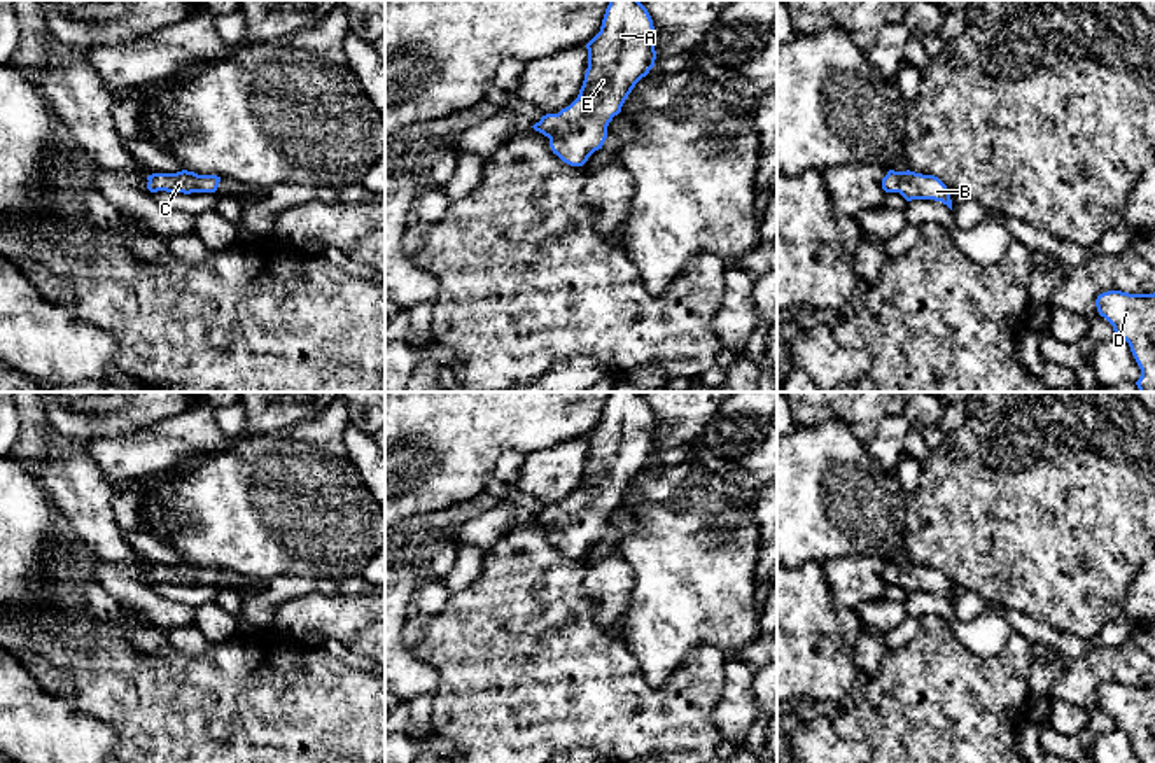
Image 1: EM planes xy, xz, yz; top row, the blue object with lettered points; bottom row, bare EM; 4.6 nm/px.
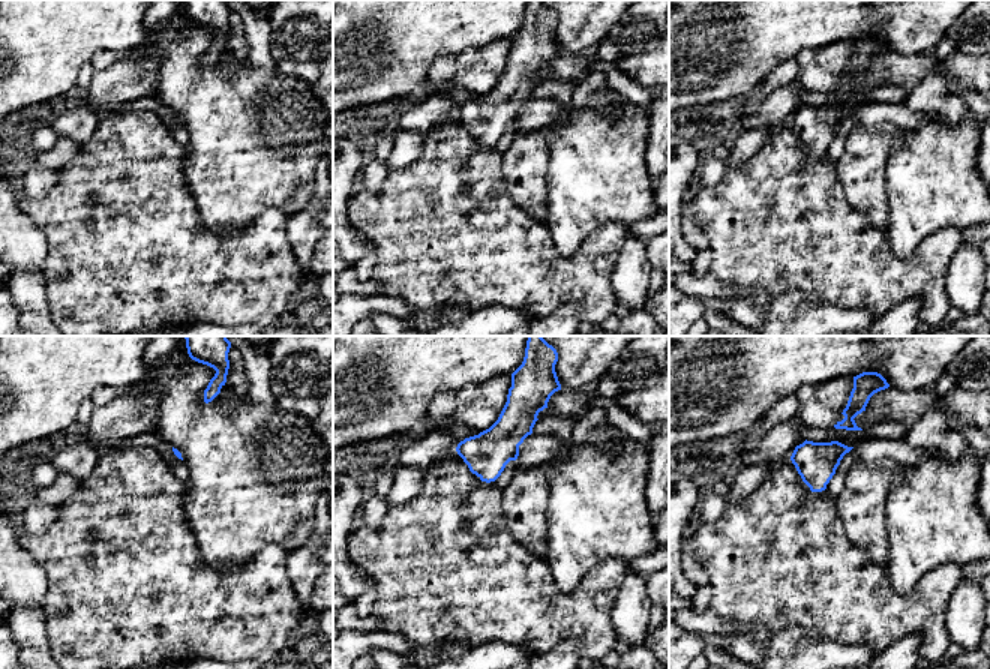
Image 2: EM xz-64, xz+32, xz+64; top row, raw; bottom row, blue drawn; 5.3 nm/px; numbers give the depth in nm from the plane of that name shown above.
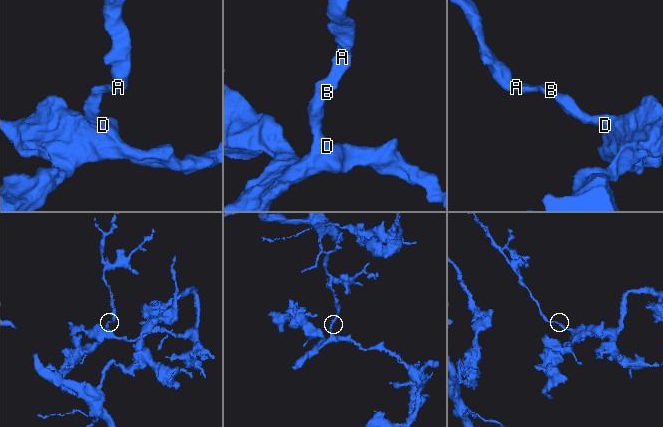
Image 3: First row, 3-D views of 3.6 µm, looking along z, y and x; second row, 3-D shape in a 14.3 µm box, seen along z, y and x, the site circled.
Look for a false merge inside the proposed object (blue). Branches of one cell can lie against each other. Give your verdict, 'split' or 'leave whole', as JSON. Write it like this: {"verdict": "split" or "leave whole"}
{"verdict": "leave whole"}

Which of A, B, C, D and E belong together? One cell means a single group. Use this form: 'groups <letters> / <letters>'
groups A B C D E

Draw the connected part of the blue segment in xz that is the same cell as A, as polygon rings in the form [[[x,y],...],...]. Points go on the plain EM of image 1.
[[[609,392],[600,424],[586,436],[588,460],[578,490],[558,506],[546,506],[532,520],[550,530],[550,539],[564,555],[583,558],[602,541],[607,518],[635,476],[654,458],[654,418],[648,401],[639,392]]]

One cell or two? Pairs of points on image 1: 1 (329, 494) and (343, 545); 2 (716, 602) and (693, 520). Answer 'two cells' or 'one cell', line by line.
1: one cell
2: one cell

